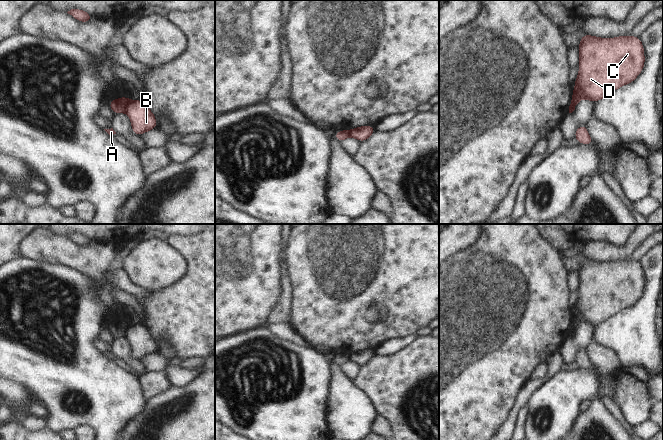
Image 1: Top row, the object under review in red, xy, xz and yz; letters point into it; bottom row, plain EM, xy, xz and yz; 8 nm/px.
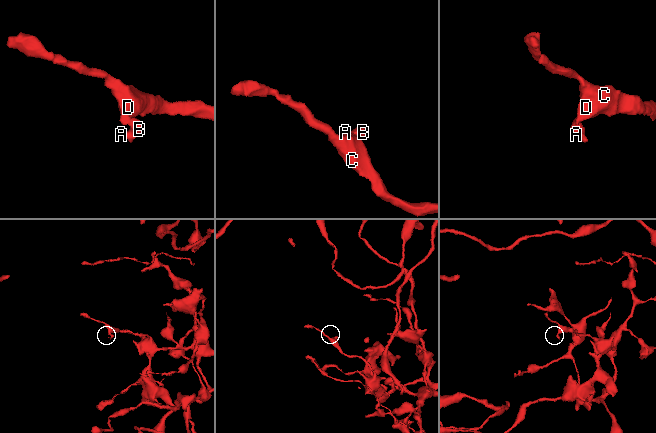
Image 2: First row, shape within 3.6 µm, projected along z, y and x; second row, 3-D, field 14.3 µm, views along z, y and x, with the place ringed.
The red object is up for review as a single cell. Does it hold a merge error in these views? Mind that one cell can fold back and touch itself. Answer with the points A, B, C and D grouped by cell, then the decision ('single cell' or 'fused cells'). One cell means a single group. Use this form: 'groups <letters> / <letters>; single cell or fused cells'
groups A B / C D; fused cells

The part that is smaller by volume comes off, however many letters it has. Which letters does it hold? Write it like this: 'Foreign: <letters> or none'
Foreign: A, B

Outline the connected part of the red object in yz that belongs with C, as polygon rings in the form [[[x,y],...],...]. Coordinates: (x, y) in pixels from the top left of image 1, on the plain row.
[[[583,259],[579,268],[579,297],[569,336],[580,323],[596,326],[633,306],[644,292],[641,263],[629,260],[599,262]]]

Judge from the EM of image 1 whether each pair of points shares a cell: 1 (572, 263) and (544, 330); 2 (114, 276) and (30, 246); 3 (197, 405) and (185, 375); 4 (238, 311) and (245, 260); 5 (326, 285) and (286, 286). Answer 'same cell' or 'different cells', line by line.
1: different cells
2: different cells
3: different cells
4: same cell
5: different cells

